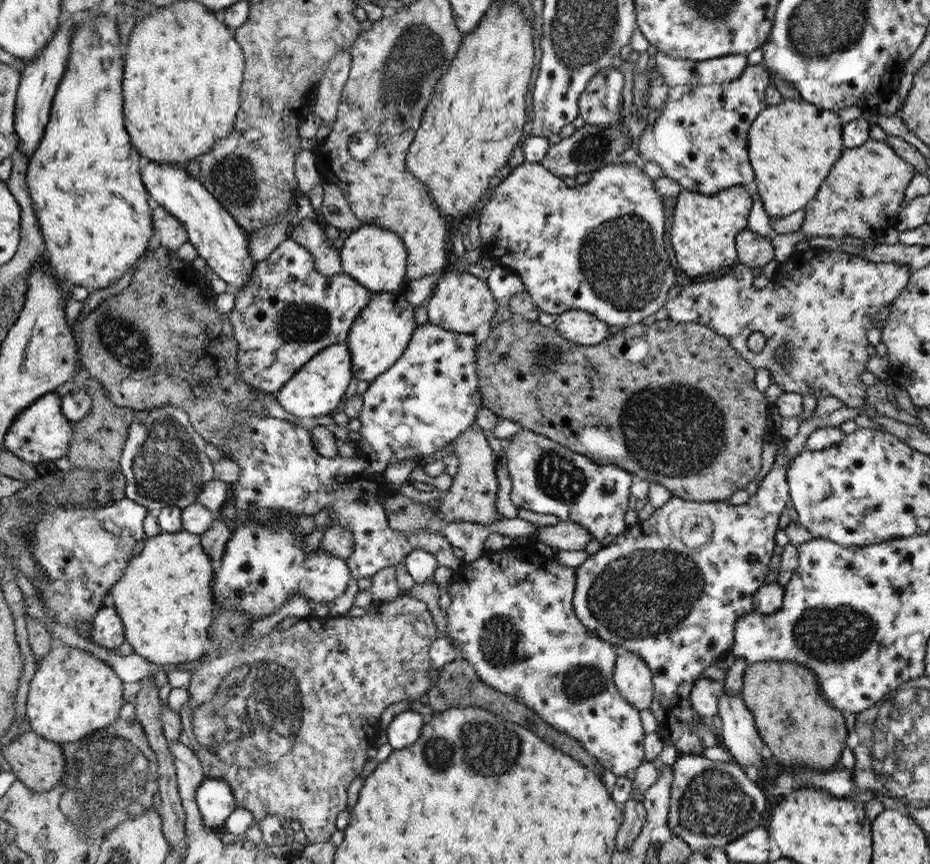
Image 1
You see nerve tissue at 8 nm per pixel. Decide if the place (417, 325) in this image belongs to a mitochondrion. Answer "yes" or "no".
no

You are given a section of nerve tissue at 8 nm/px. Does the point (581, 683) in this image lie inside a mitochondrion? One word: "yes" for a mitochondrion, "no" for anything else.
yes

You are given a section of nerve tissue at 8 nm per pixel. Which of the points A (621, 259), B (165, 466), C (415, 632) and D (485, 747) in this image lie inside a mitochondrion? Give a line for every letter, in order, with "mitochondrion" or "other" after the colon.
A: mitochondrion
B: mitochondrion
C: other
D: mitochondrion

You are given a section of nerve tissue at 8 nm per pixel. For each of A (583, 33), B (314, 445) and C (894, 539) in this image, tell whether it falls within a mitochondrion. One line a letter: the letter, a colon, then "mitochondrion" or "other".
A: mitochondrion
B: other
C: other

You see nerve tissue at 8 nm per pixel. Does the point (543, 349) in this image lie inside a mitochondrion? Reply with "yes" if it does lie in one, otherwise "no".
yes

